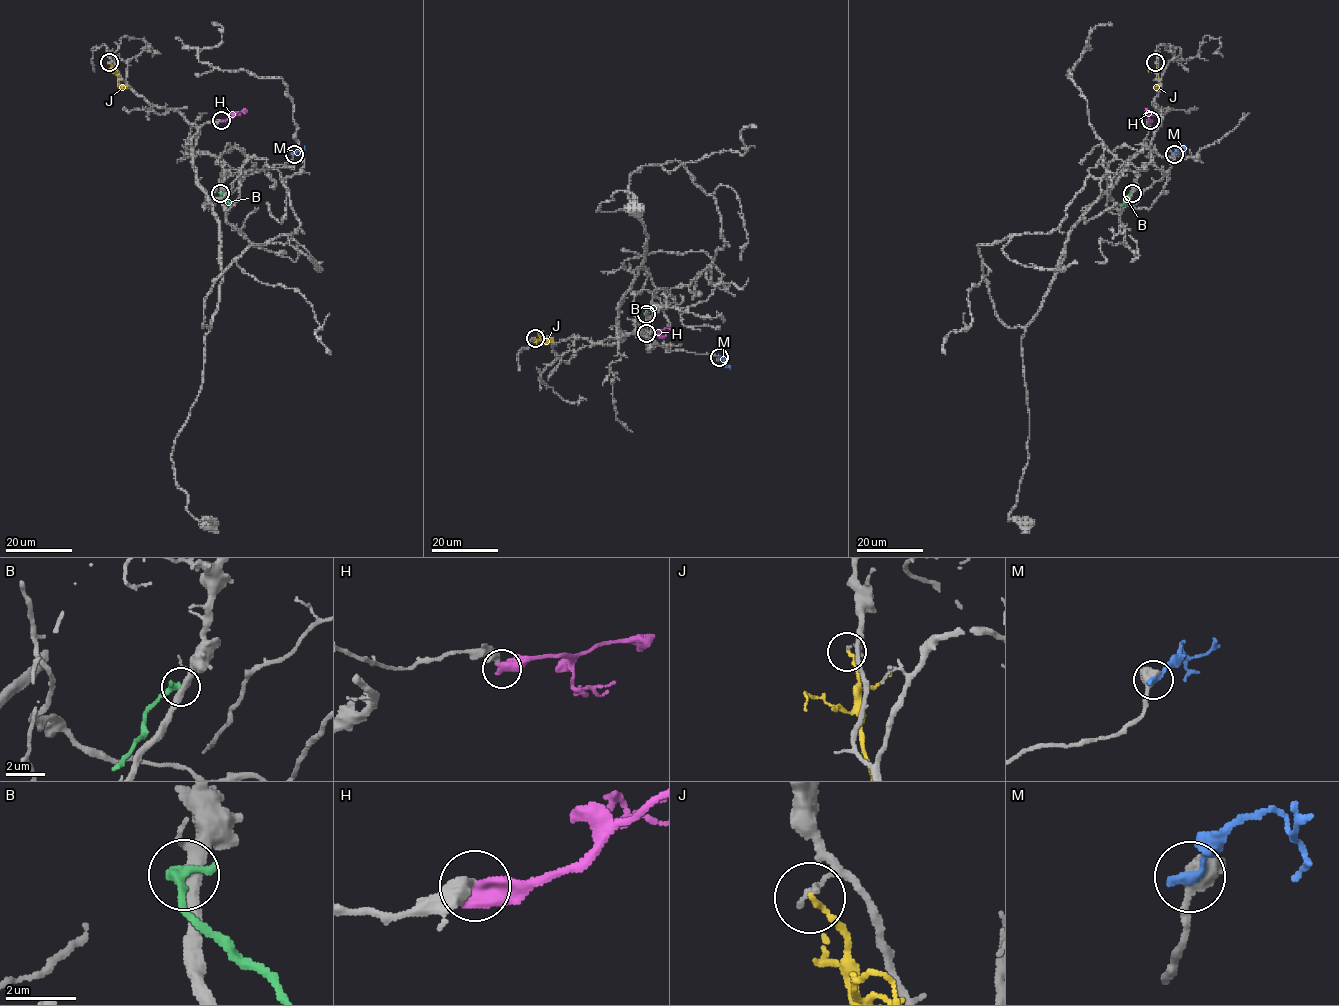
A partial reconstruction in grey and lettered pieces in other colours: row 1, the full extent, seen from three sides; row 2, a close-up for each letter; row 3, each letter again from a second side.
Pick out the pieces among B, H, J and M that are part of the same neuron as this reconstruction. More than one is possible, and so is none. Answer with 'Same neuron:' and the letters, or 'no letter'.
Same neuron: no letter

